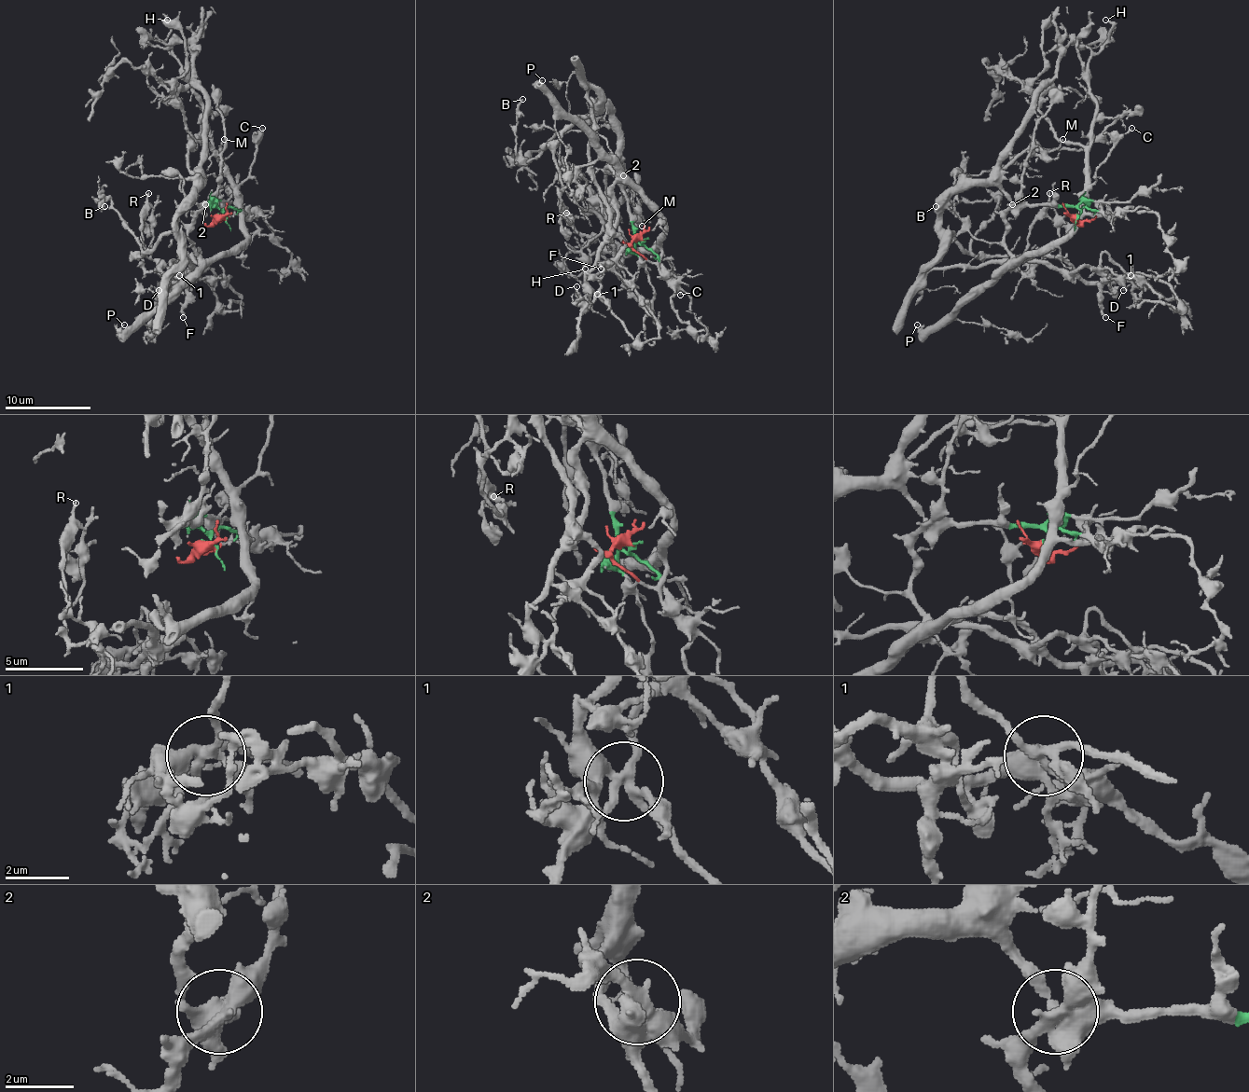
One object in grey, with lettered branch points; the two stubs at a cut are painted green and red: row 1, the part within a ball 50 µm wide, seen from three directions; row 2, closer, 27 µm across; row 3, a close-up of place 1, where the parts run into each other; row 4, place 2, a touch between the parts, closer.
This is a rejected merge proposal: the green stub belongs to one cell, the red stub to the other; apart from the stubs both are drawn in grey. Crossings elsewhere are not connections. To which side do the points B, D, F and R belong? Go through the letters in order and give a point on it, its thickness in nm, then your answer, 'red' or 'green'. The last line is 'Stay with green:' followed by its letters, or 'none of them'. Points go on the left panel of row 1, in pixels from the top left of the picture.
B: (104, 206) | 150 nm | green
D: (159, 290) | 90 nm | green
F: (183, 317) | 200 nm | red
R: (148, 193) | 180 nm | green
Stay with green: B, D, R

